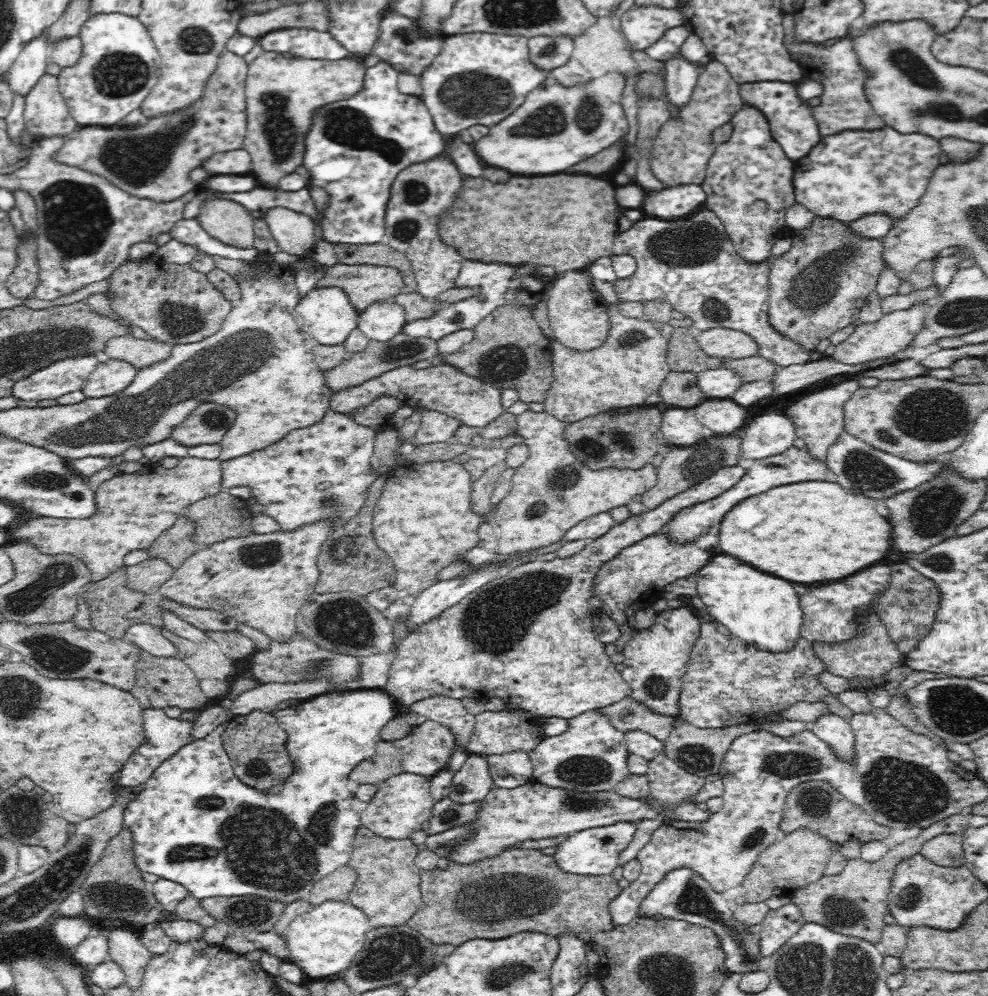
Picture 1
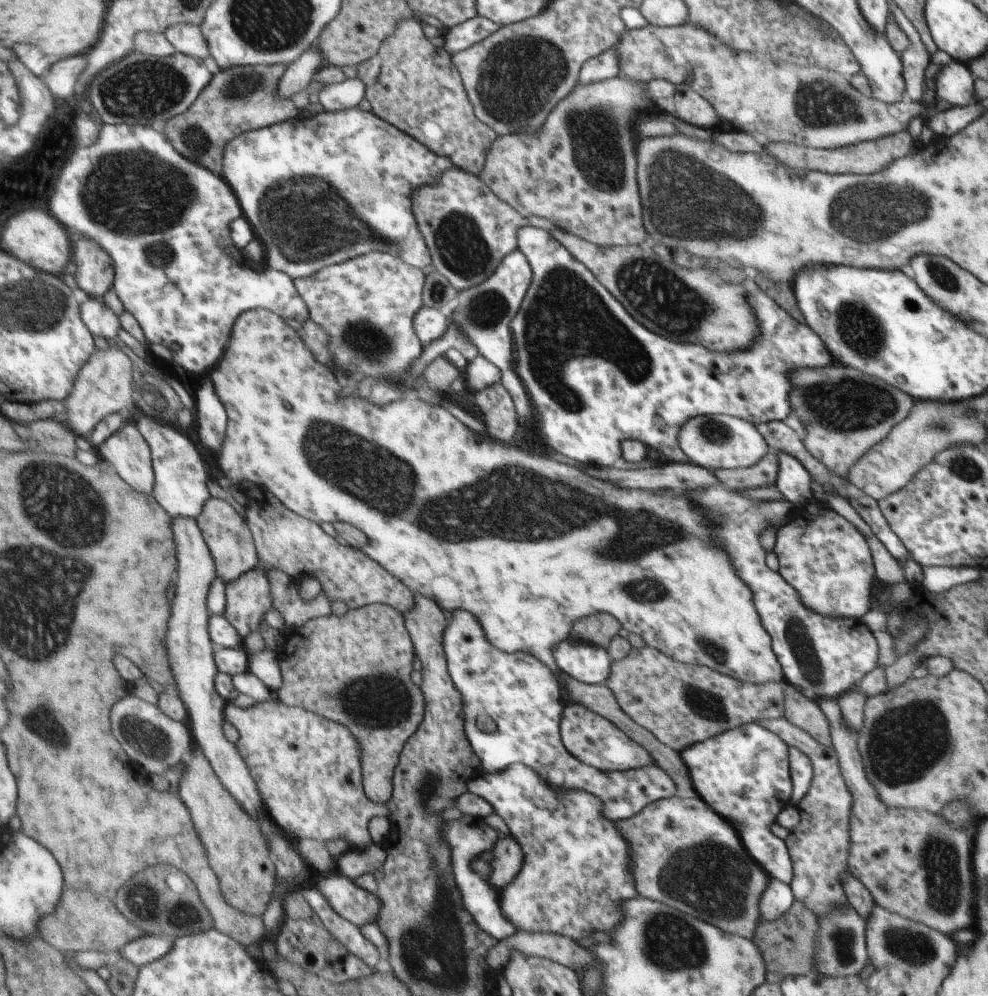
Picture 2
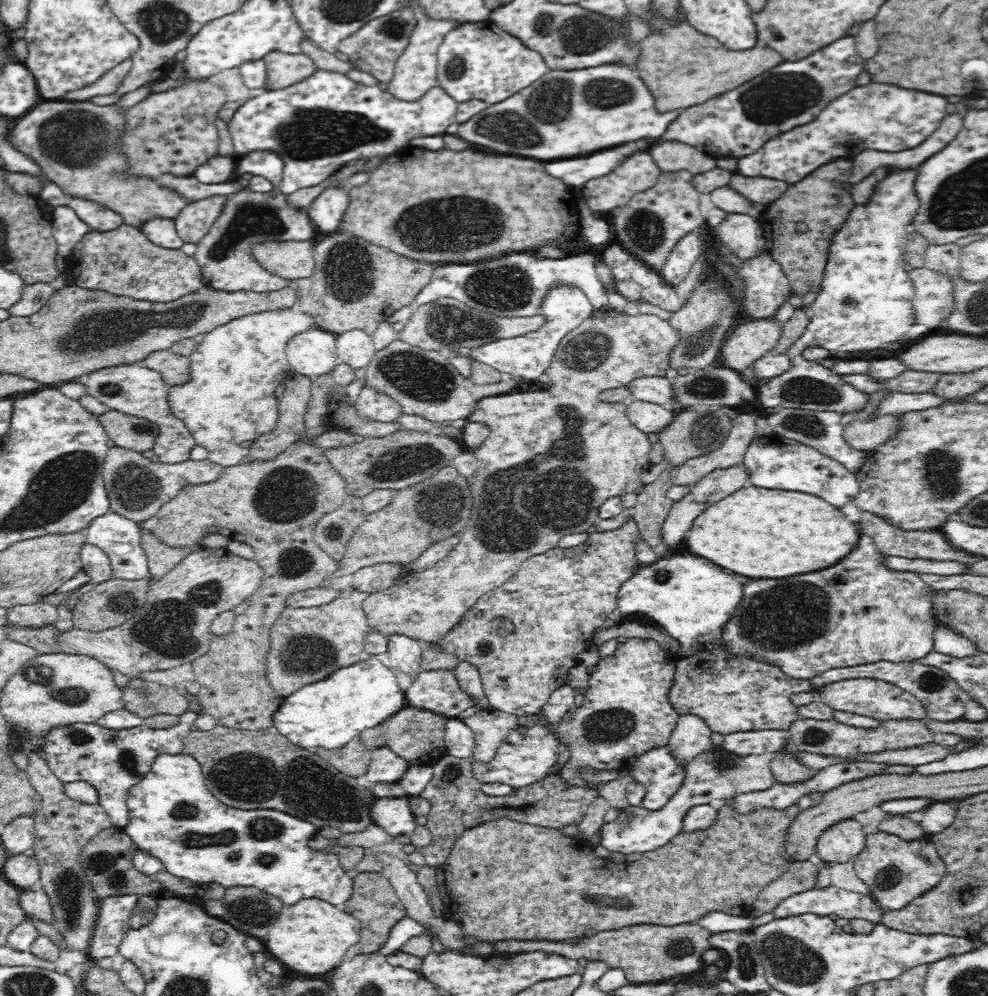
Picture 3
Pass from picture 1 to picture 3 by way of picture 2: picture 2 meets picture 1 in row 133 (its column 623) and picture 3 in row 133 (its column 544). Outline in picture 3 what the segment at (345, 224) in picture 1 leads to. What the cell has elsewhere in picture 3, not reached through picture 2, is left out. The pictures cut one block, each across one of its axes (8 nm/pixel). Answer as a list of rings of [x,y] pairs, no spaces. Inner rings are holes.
[[[317,68],[310,76],[274,91],[260,91],[237,108],[229,120],[229,131],[234,150],[242,156],[254,151],[275,152],[284,162],[280,190],[286,195],[304,187],[329,181],[346,162],[390,156],[396,150],[410,146],[412,138],[436,136],[454,124],[458,103],[439,86],[430,88],[418,100],[396,98],[378,85],[367,86],[355,82],[347,75],[333,70]]]

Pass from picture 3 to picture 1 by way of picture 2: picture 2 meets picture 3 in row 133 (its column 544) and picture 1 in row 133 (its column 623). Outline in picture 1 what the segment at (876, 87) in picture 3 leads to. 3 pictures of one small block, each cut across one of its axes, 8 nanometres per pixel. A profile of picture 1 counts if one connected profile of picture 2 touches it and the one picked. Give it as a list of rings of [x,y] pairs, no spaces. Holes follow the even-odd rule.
[[[886,128],[865,130],[845,129],[844,132],[824,136],[800,160],[793,161],[793,196],[818,217],[832,218],[851,224],[869,215],[884,215],[895,221],[904,219],[925,193],[930,176],[940,165],[942,148],[931,136],[900,134]]]

